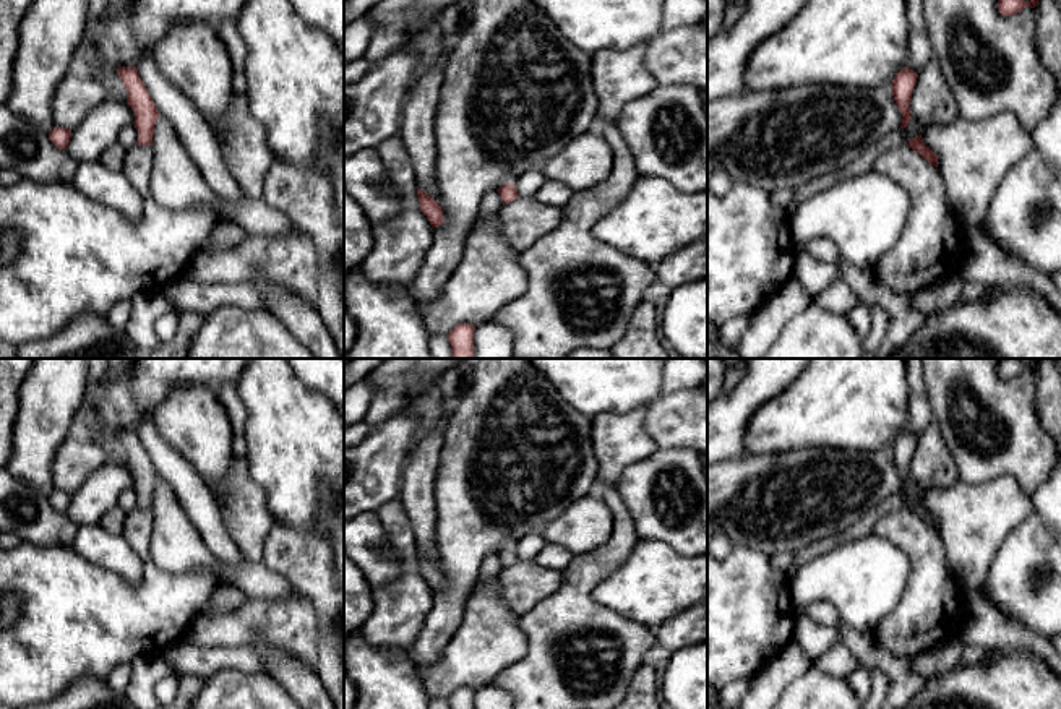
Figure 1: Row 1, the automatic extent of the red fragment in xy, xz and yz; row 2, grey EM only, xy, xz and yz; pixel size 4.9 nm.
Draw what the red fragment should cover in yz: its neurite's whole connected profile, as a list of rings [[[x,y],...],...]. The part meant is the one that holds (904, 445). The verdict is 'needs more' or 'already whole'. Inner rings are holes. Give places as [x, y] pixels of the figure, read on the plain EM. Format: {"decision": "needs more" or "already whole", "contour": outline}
{"decision": "already whole", "contour": [[[904,430],[899,436],[896,436],[892,443],[892,459],[902,477],[900,492],[905,492],[909,485],[912,483],[910,462],[915,453],[917,441],[918,441],[917,435]]]}

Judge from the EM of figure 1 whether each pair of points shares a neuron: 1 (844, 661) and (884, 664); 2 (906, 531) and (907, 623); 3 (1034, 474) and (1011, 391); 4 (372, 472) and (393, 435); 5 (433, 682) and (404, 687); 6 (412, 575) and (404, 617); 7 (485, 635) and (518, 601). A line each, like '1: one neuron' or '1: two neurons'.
1: two neurons
2: one neuron
3: one neuron
4: one neuron
5: two neurons
6: one neuron
7: two neurons

